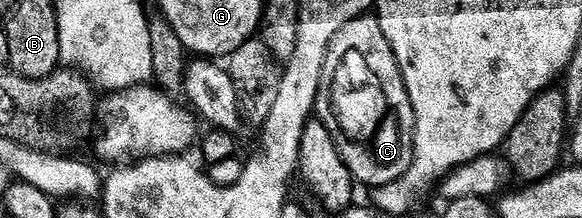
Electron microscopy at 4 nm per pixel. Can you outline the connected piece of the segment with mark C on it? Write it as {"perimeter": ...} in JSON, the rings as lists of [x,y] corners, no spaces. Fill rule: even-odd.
{"perimeter":[[[368,37],[360,46],[364,53],[368,53],[368,57],[372,57],[372,69],[380,69],[380,77],[384,77],[384,85],[380,85],[380,89],[384,89],[384,117],[380,117],[380,121],[376,121],[376,129],[372,129],[372,133],[360,141],[360,169],[356,169],[356,161],[344,161],[359,184],[362,182],[373,189],[381,189],[400,181],[402,175],[408,173],[415,157],[416,113],[393,49],[384,53],[384,45],[387,43],[388,40],[380,41],[380,37],[376,37],[374,42],[372,37]]]}

